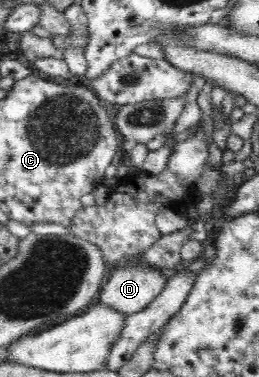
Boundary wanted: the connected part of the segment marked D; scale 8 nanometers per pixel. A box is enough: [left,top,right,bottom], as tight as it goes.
[99,262,166,316]

